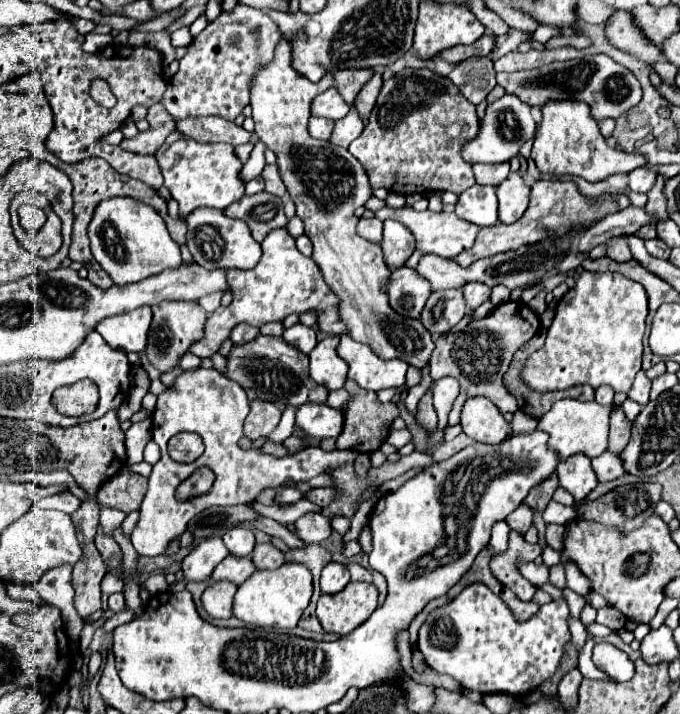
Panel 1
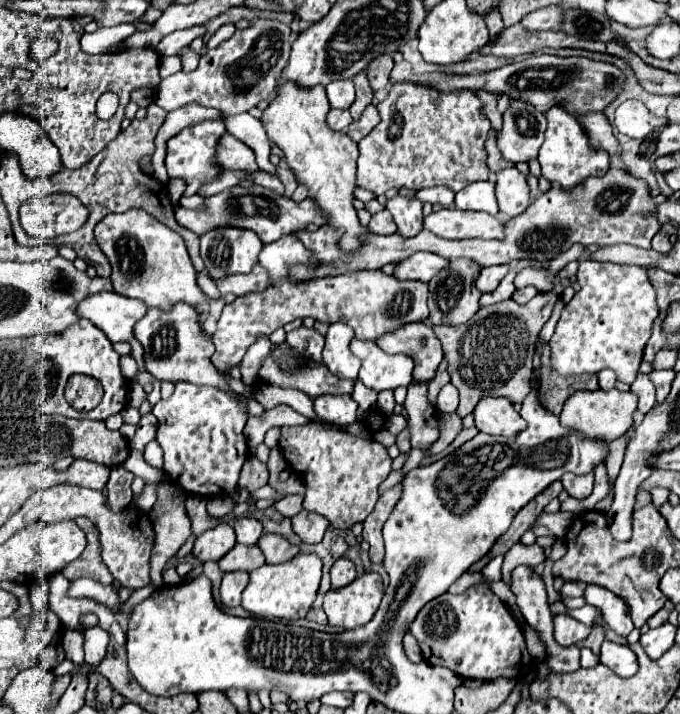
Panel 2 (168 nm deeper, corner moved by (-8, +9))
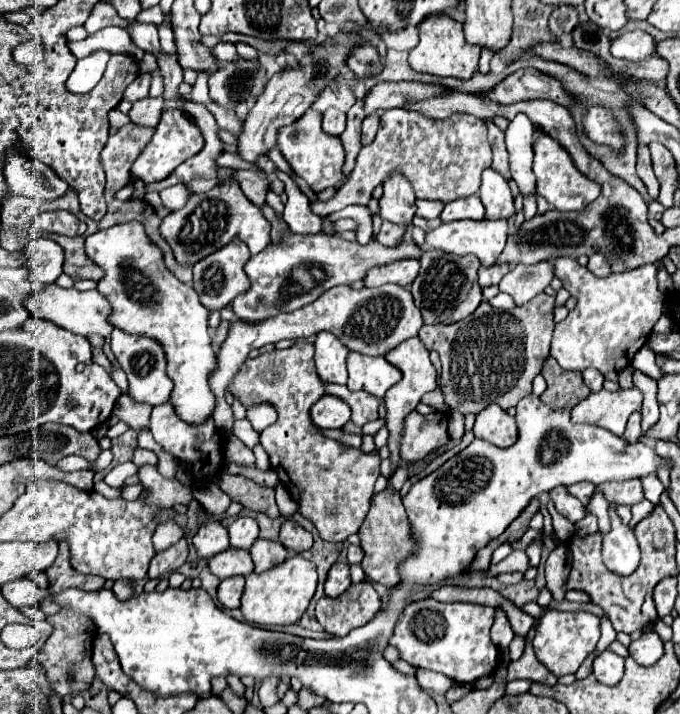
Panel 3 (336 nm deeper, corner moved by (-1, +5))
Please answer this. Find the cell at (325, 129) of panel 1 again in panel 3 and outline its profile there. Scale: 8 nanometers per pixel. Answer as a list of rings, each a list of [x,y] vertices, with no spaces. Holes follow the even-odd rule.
[[[327,109],[323,113],[323,131],[329,135],[341,135],[345,131],[345,113],[339,109]]]

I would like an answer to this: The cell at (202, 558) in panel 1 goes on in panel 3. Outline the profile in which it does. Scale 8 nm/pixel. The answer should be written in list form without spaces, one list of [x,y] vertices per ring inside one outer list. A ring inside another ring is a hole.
[[[207,521],[199,527],[199,531],[193,537],[193,545],[197,549],[197,555],[203,559],[211,559],[213,555],[229,549],[229,535],[227,529],[221,523]]]

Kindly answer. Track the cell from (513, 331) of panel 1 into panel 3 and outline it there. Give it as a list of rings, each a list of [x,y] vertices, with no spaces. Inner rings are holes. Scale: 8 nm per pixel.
[[[539,293],[529,303],[509,311],[493,309],[483,301],[475,313],[457,325],[423,325],[419,339],[427,349],[435,349],[441,355],[443,371],[439,383],[445,403],[463,415],[477,415],[491,403],[507,411],[531,395],[531,383],[549,357],[553,327],[553,297]]]

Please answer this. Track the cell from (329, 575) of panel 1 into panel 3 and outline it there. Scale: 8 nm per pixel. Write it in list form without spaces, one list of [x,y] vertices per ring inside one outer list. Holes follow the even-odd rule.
[[[337,561],[337,563],[333,565],[333,569],[329,571],[327,581],[325,581],[325,595],[327,595],[327,597],[339,597],[343,591],[347,591],[349,585],[351,585],[349,565]]]

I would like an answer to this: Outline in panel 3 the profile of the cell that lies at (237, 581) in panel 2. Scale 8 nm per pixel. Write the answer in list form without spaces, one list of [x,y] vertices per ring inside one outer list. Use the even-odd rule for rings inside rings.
[[[229,577],[229,579],[223,579],[219,583],[219,589],[217,589],[217,597],[219,601],[227,607],[227,609],[237,609],[239,607],[239,599],[243,595],[243,585],[245,585],[245,577]]]

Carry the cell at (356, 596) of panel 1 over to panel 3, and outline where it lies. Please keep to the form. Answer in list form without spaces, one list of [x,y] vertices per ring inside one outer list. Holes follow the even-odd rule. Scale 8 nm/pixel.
[[[363,581],[351,585],[343,595],[337,599],[321,597],[317,601],[317,621],[321,627],[335,635],[345,637],[351,629],[367,625],[369,619],[381,609],[381,599],[371,583]]]

